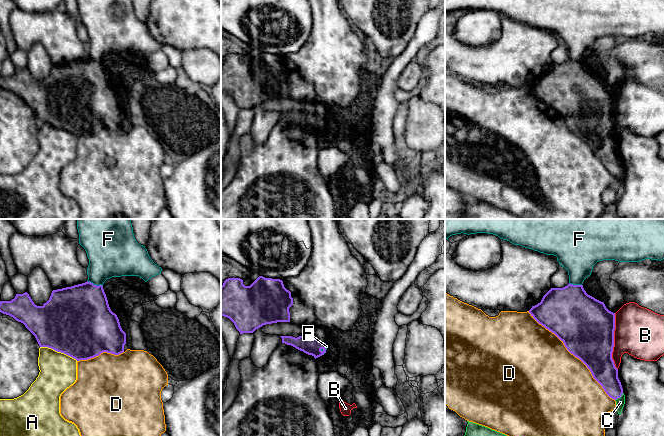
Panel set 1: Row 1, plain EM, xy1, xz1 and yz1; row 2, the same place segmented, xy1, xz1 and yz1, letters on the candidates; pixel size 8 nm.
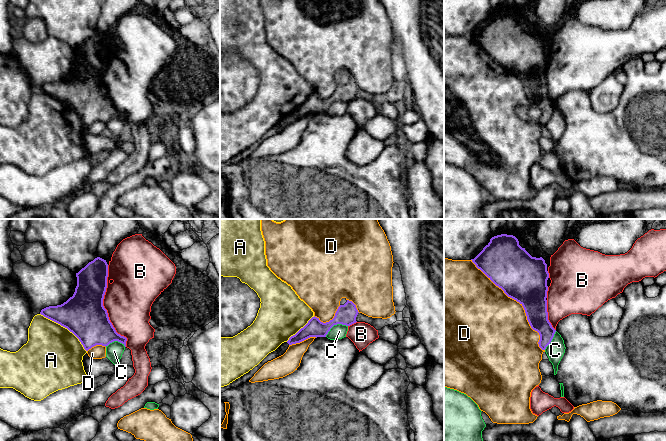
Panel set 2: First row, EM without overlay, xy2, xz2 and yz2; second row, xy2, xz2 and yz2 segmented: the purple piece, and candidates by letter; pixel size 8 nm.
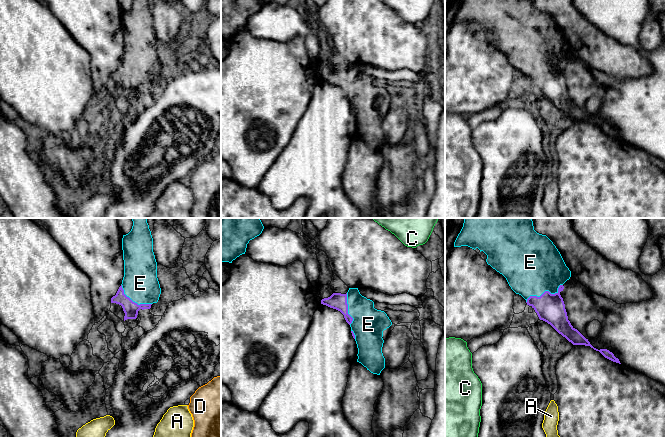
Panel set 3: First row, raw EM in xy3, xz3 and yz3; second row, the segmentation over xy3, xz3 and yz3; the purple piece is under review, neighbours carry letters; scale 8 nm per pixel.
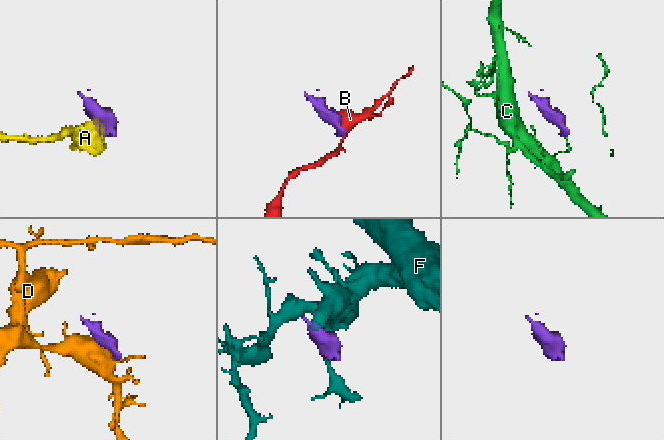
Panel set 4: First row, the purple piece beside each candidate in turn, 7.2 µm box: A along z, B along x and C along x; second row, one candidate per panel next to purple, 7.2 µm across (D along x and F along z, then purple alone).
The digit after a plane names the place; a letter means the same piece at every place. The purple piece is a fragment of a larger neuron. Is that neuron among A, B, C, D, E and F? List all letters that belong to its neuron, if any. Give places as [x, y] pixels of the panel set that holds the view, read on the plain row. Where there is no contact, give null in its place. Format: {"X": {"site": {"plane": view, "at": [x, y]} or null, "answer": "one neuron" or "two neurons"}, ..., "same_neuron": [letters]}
{"A": {"site": {"plane": "xy2", "at": [65, 103]}, "answer": "two neurons"}, "B": {"site": {"plane": "xy2", "at": [103, 83]}, "answer": "two neurons"}, "C": {"site": {"plane": "xz2", "at": [335, 100]}, "answer": "two neurons"}, "D": {"site": {"plane": "yz2", "at": [519, 78]}, "answer": "two neurons"}, "E": {"site": {"plane": "yz3", "at": [545, 67]}, "answer": "one neuron"}, "F": {"site": {"plane": "xy1", "at": [95, 61]}, "answer": "two neurons"}, "same_neuron": ["E"]}

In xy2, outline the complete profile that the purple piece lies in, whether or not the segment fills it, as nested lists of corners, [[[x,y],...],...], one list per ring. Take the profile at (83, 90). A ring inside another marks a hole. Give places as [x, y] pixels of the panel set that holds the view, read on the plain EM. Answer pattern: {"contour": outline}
{"contour": [[[95,34],[76,53],[73,72],[61,81],[42,85],[40,90],[72,108],[86,127],[114,117],[126,123],[127,114],[116,108],[103,82],[108,53],[106,36]]]}

